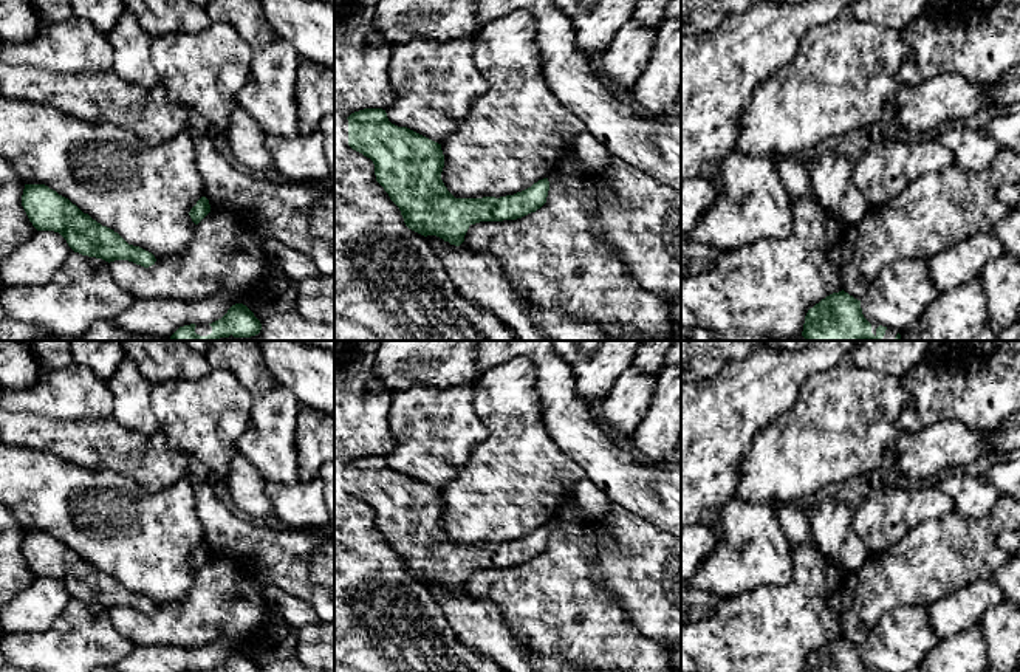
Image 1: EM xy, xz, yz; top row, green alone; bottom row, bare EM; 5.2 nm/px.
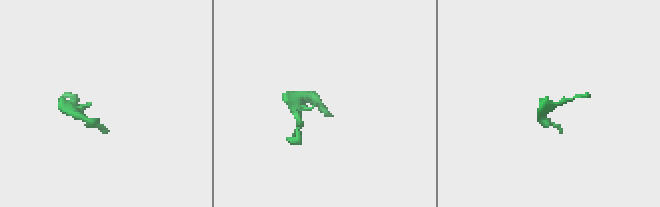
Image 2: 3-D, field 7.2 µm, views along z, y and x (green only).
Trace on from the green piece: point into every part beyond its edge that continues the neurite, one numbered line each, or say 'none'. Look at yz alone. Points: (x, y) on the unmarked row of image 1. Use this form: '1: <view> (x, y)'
none

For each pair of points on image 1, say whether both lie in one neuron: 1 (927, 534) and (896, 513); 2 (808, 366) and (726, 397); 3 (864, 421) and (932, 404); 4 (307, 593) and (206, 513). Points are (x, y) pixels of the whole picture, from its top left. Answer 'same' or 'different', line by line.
1: different
2: same
3: different
4: same

